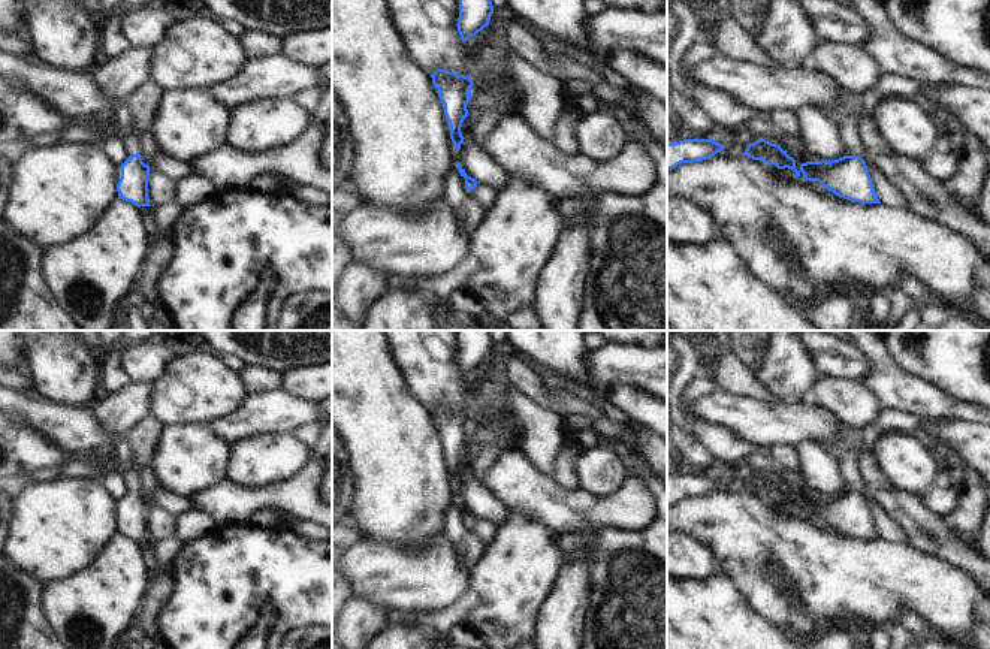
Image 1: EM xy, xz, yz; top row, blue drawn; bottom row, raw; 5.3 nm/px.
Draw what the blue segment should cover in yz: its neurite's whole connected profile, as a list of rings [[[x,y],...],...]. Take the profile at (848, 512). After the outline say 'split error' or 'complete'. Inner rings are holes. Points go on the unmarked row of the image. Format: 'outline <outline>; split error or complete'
outline [[[882,408],[878,419],[866,426],[858,446],[845,446],[831,453],[839,462],[846,487],[837,495],[806,496],[797,505],[796,495],[781,480],[763,473],[749,479],[743,489],[752,495],[775,499],[778,504],[788,502],[796,507],[796,511],[802,510],[806,516],[818,516],[828,526],[851,537],[881,538],[864,496],[867,485],[858,470],[860,456],[863,452],[872,452],[876,441],[884,435],[891,432],[921,435],[938,420]]]; split error

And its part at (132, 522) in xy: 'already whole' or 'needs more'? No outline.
needs more

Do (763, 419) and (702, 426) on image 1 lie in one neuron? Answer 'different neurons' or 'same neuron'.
different neurons

